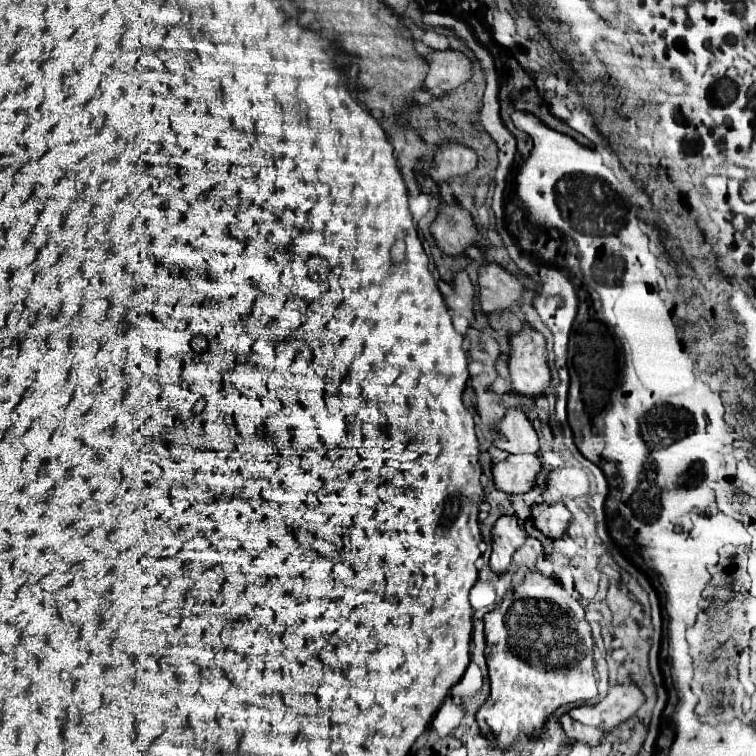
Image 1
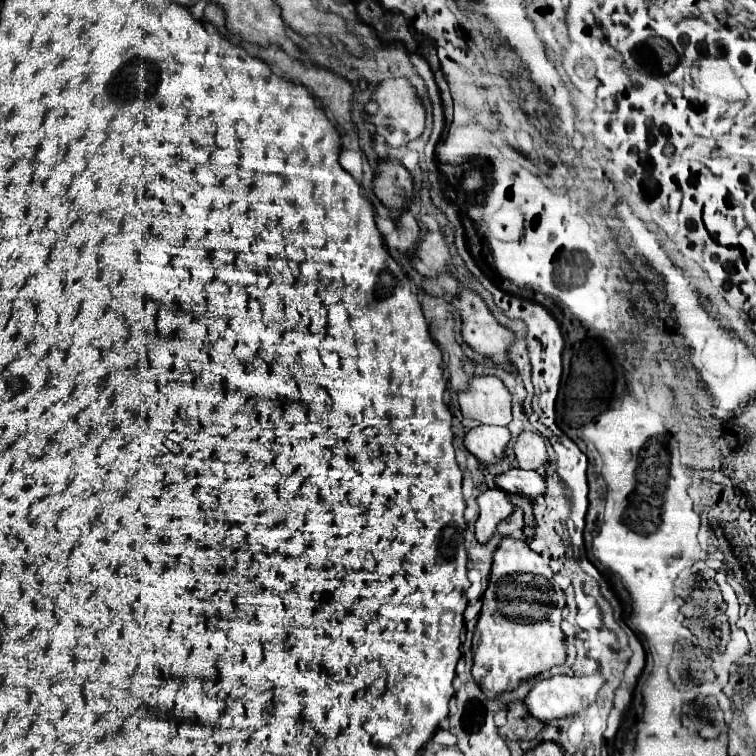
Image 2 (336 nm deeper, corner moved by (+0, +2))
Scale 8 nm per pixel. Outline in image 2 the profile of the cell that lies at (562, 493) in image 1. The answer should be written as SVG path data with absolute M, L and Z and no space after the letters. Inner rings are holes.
M522 432L516 446L516 460L520 468L526 470L542 470L548 464L548 452L544 438L536 432Z

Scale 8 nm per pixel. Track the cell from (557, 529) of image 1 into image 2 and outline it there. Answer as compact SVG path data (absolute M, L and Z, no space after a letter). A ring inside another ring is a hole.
M512 468L496 478L496 484L514 496L522 496L526 500L536 500L538 496L544 496L546 492L546 482L538 472L530 470L520 470Z

